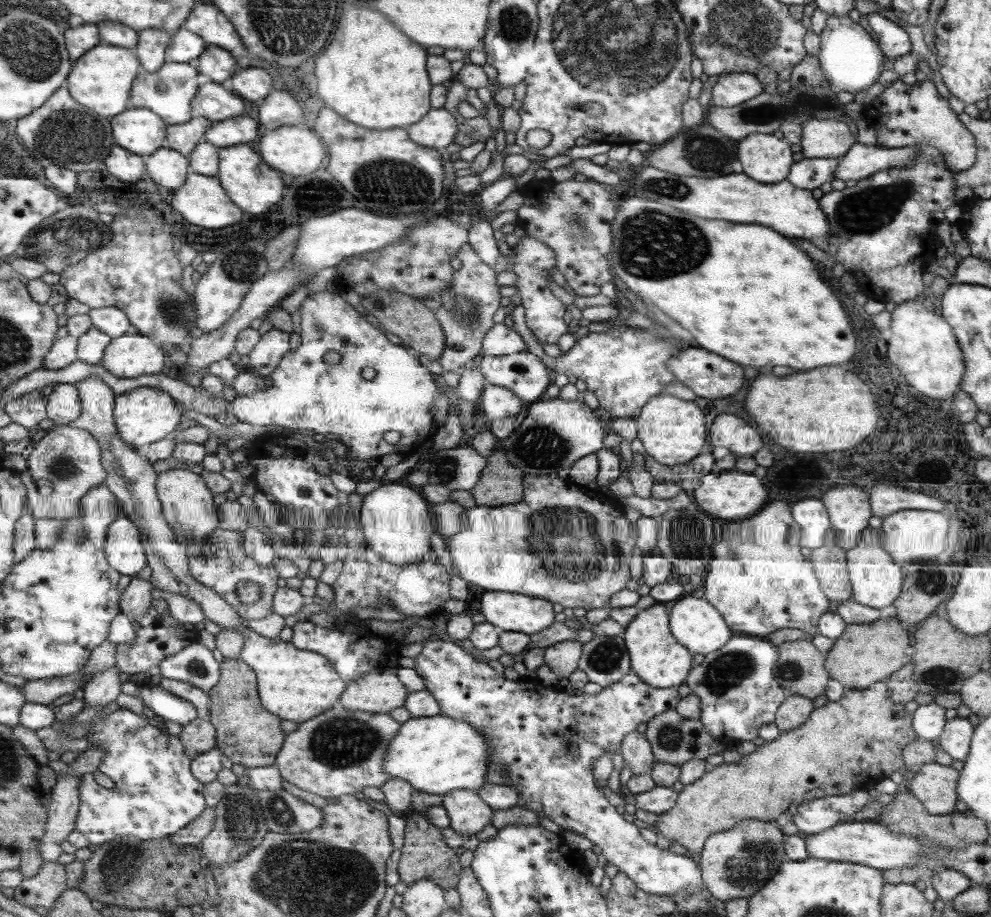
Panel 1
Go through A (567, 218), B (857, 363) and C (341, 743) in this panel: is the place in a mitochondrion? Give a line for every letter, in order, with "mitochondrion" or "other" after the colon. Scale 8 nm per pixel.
A: mitochondrion
B: other
C: mitochondrion

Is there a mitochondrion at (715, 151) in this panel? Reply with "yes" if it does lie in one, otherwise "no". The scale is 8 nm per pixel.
yes

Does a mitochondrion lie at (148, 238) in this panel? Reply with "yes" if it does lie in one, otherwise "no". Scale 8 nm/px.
no

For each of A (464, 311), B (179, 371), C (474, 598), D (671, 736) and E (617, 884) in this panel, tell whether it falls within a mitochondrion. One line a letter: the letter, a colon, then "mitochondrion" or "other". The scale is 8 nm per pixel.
A: mitochondrion
B: other
C: other
D: mitochondrion
E: other

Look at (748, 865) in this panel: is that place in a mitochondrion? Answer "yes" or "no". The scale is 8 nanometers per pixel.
yes

